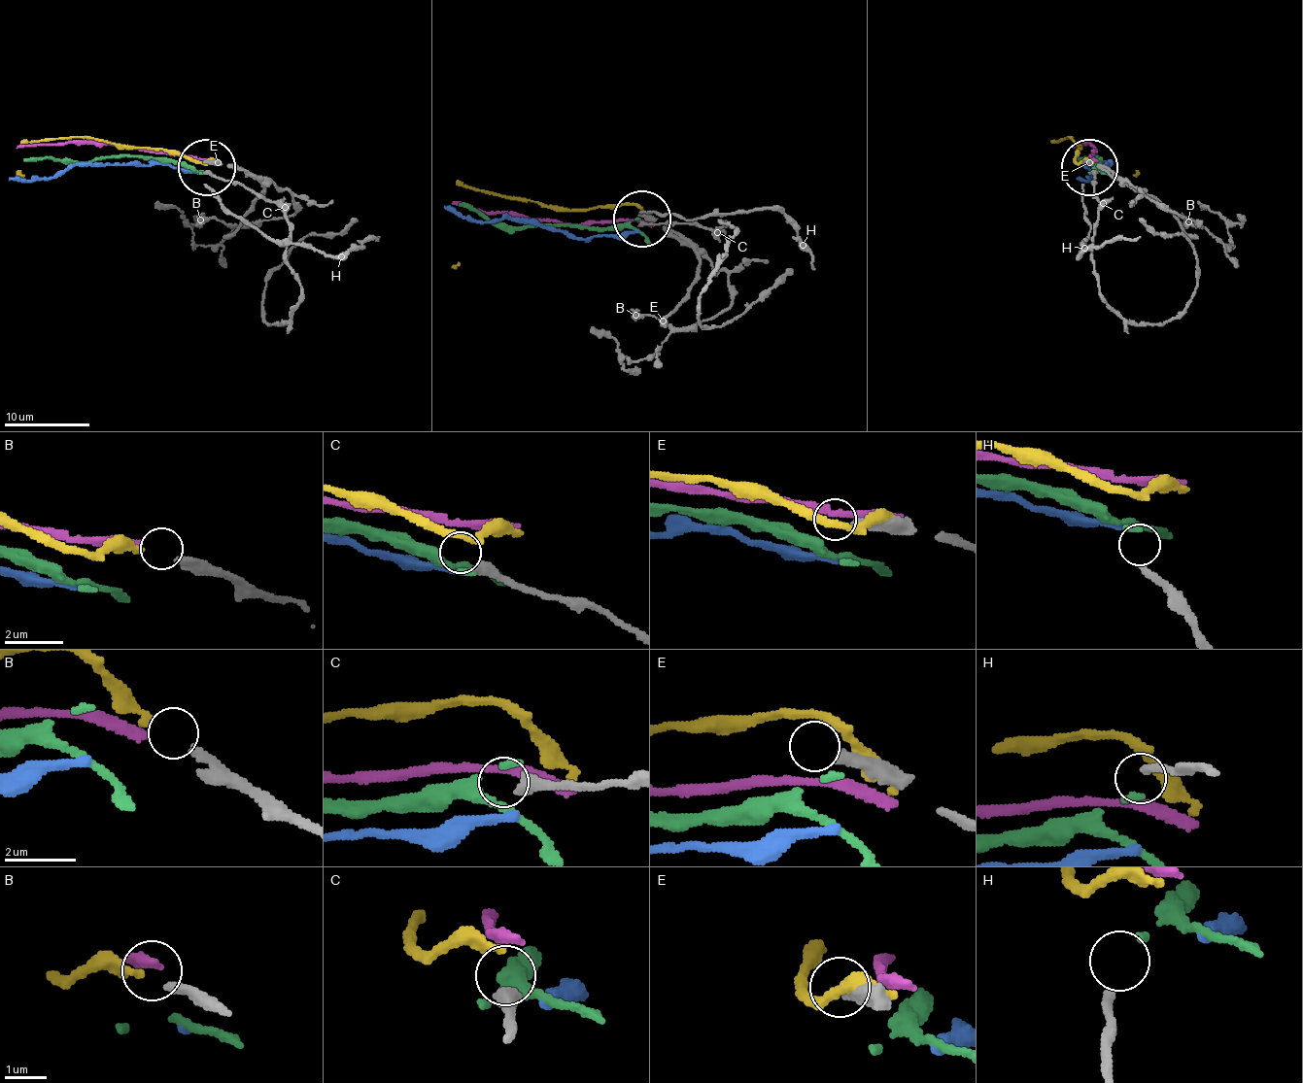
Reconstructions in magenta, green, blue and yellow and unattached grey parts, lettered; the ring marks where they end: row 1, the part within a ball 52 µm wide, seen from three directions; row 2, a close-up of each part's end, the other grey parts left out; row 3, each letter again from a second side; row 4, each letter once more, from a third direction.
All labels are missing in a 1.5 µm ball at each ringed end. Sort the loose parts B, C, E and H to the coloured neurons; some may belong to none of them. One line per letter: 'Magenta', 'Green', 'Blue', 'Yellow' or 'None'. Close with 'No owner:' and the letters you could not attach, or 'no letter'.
B: Yellow
C: None
E: None
H: Green
No owner: C, E

